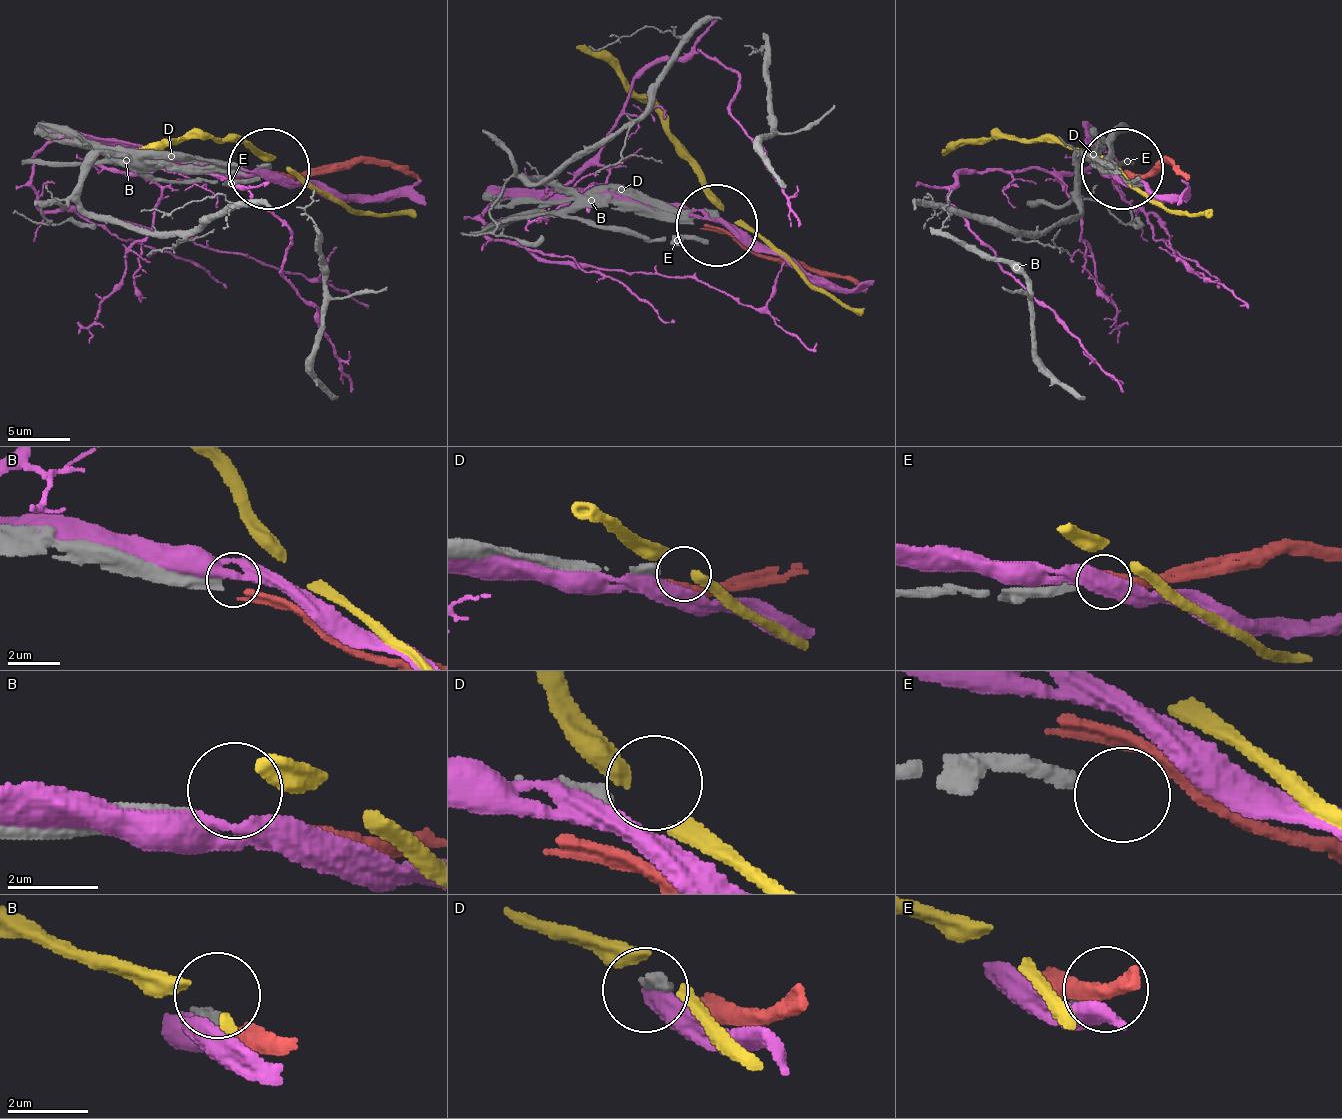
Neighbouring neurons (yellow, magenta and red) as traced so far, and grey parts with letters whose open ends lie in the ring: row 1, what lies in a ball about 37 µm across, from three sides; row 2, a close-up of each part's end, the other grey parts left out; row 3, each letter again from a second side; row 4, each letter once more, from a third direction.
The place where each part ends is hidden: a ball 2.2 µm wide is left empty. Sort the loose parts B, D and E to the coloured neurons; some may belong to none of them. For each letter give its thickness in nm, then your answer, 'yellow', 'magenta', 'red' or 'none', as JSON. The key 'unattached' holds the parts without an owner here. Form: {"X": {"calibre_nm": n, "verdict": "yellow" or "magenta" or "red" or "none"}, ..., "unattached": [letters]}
{"B": {"calibre_nm": 600, "verdict": "none"}, "D": {"calibre_nm": 400, "verdict": "none"}, "E": {"calibre_nm": 320, "verdict": "none"}, "unattached": ["B", "D", "E"]}

